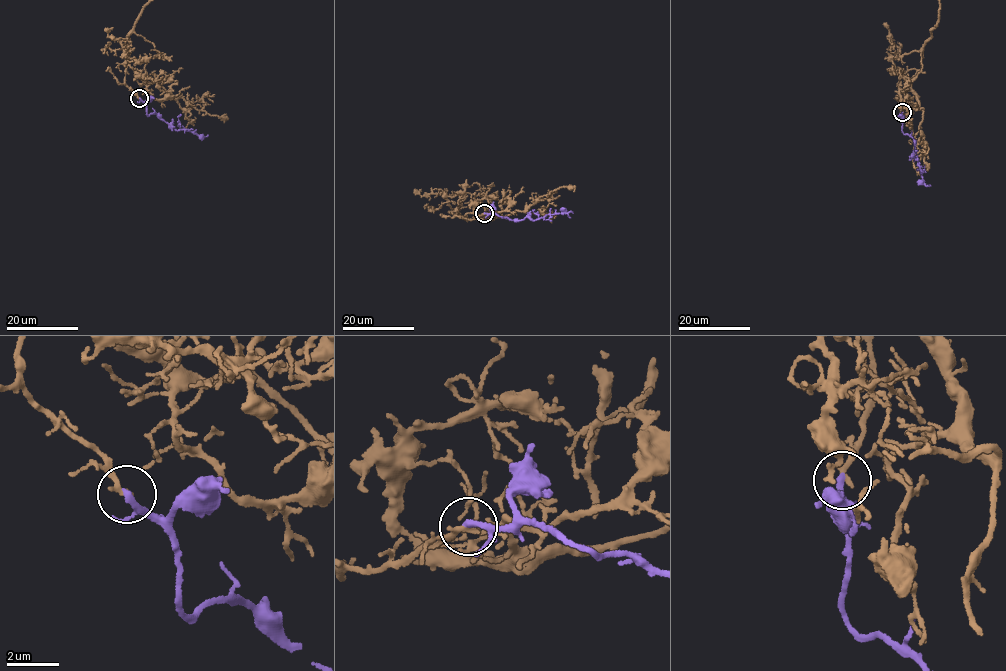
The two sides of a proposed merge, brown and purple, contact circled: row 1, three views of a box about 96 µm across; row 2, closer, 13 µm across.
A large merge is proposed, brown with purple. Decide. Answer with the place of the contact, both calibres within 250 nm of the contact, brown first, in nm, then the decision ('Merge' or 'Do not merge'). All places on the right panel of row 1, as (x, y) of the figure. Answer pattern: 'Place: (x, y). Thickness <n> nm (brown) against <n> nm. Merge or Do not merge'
Place: (902, 112). Thickness 240 nm (brown) against 280 nm. Merge

